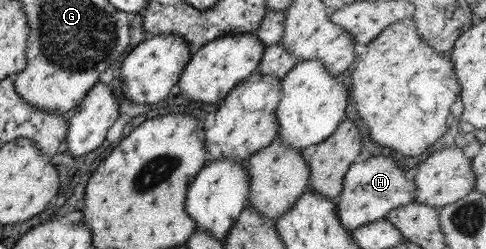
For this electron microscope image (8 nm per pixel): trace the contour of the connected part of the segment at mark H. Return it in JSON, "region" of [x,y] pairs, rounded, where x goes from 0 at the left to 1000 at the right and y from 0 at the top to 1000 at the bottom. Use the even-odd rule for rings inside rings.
{"region":[[[786,618],[761,627],[745,651],[726,651],[710,691],[702,771],[689,795],[691,876],[704,916],[722,932],[761,892],[790,880],[809,835],[846,815],[854,771],[850,707],[858,671],[852,663],[835,683],[819,667],[815,643]]]}

